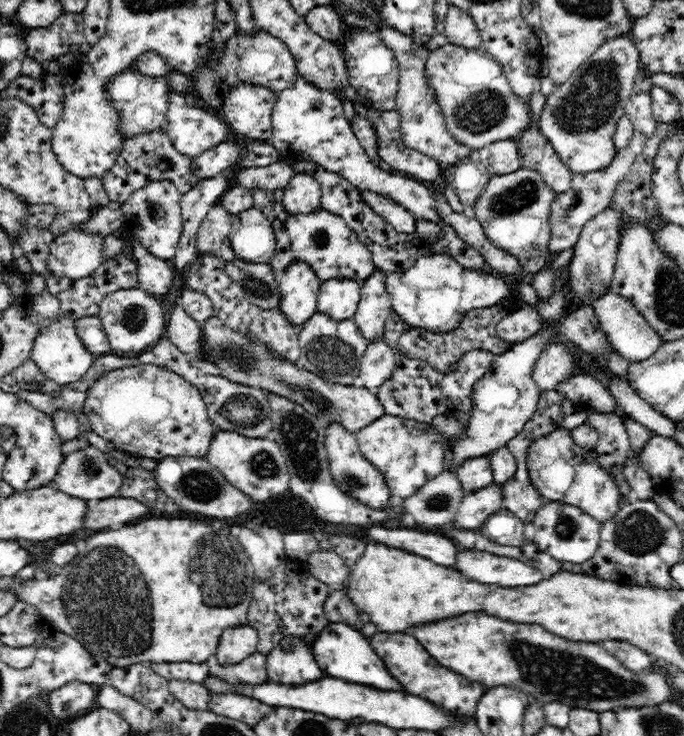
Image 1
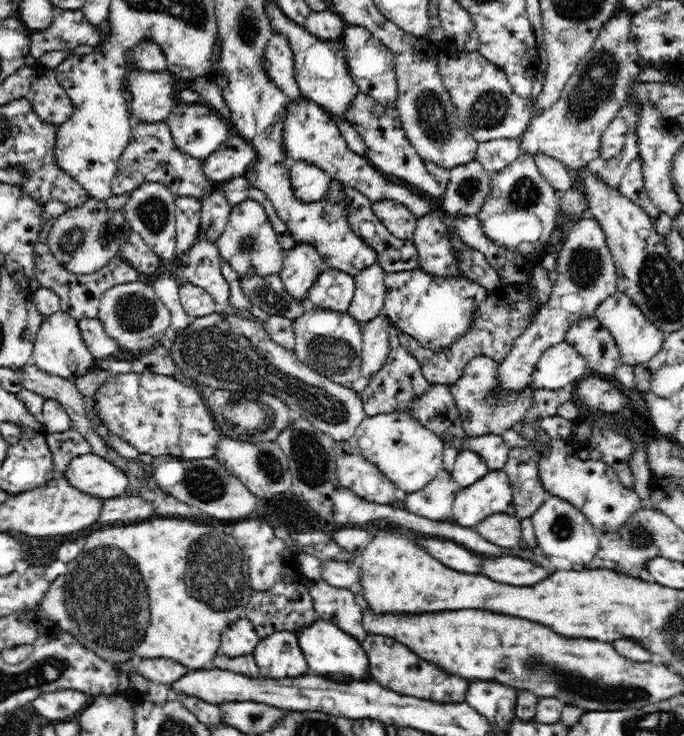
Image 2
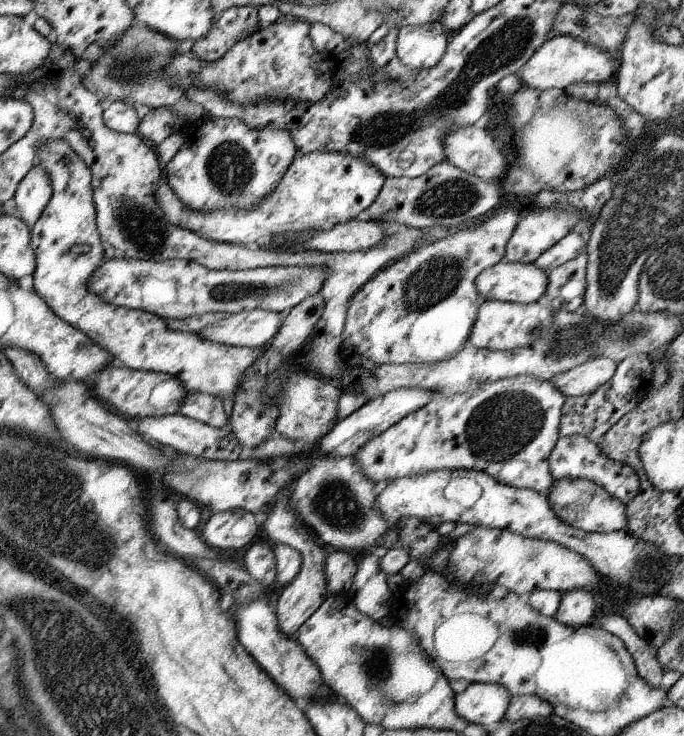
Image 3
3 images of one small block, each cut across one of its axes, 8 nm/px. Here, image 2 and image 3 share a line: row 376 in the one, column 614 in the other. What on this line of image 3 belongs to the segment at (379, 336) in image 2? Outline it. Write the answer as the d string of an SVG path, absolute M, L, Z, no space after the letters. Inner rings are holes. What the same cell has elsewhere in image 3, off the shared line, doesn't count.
M598 357L570 370L556 373L548 380L567 397L588 396L600 385L609 381L620 369L610 357Z

